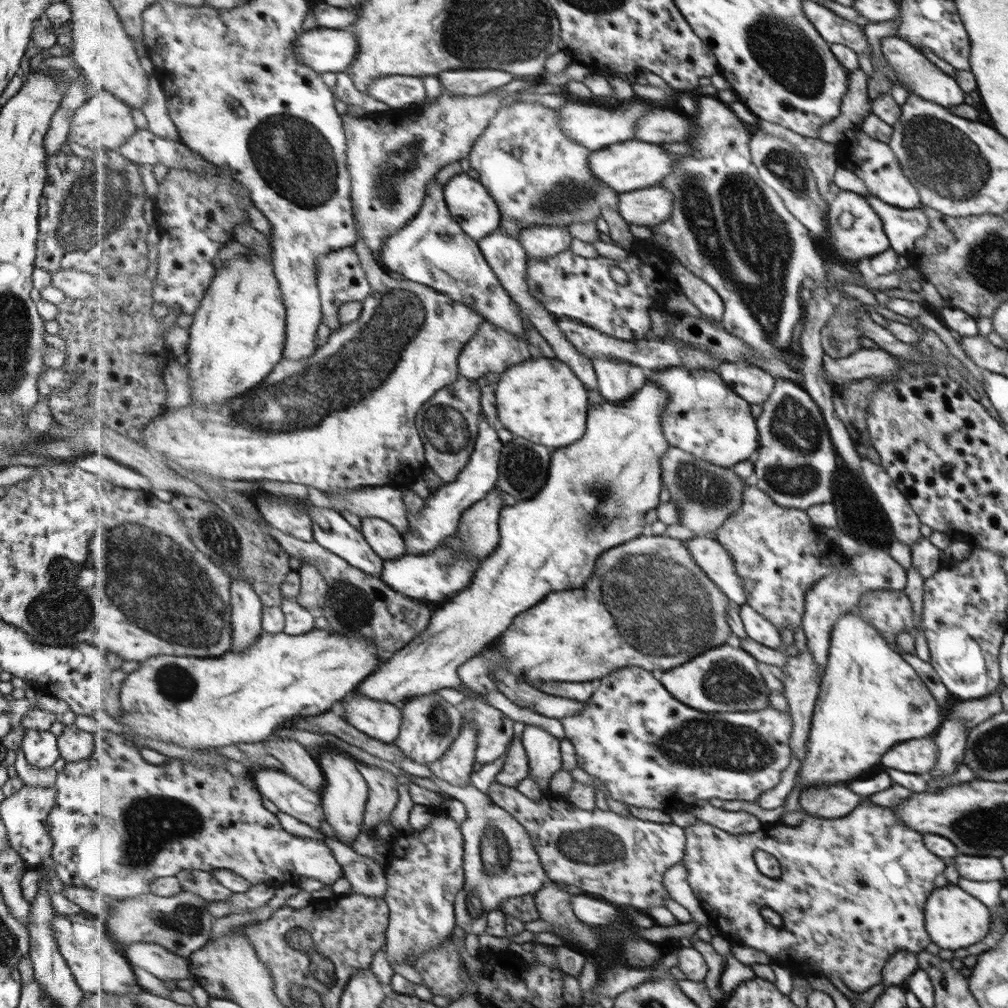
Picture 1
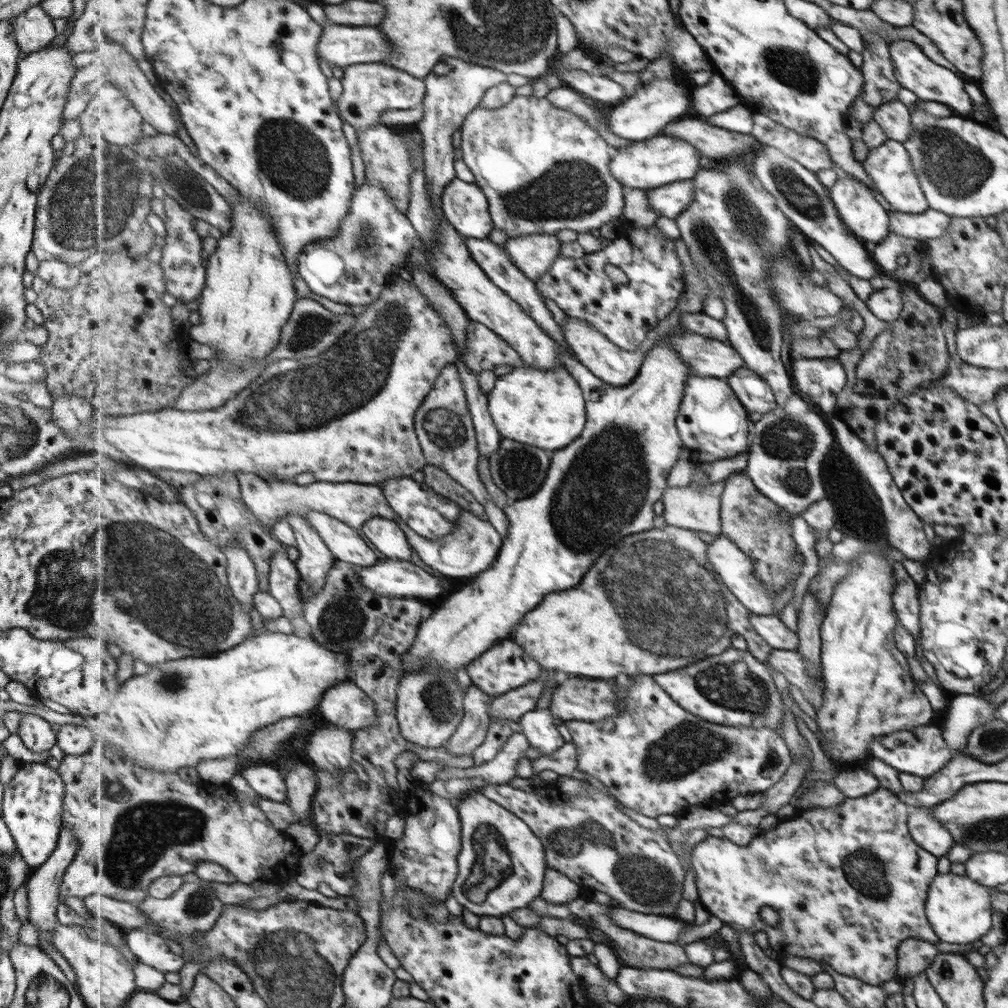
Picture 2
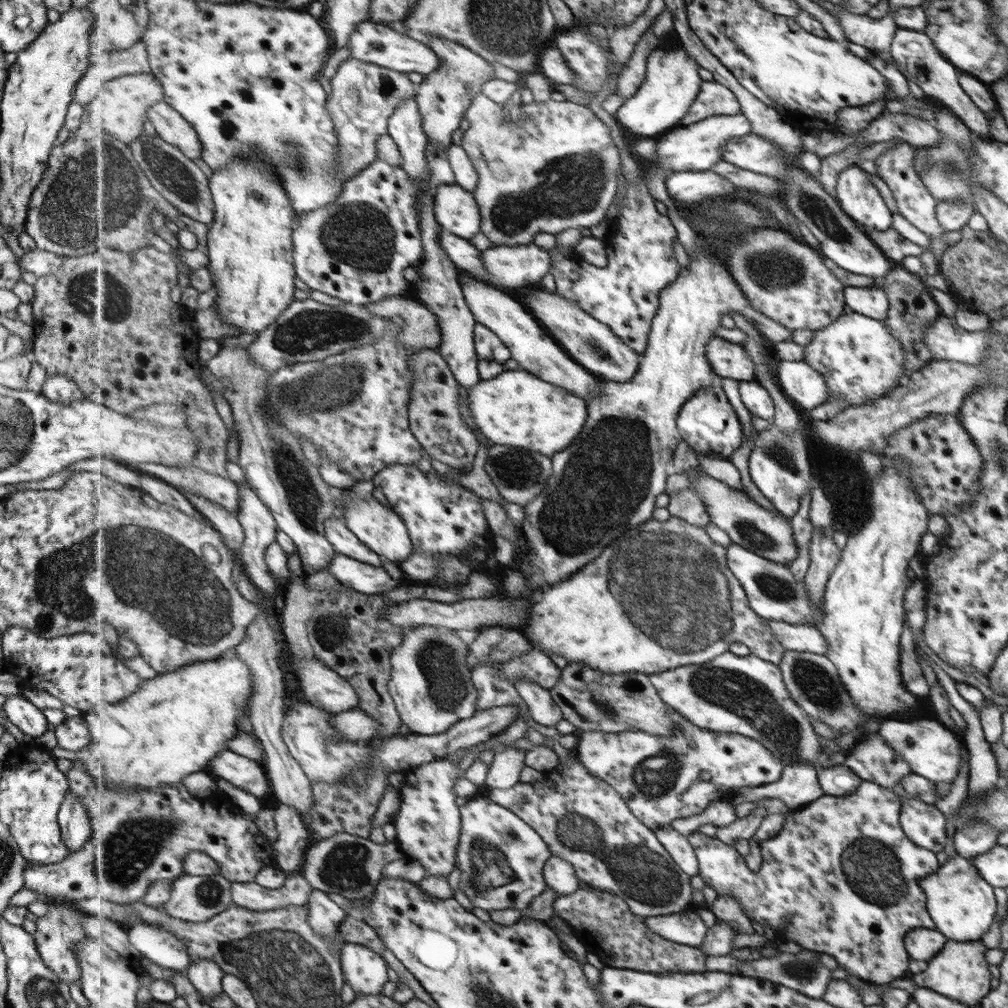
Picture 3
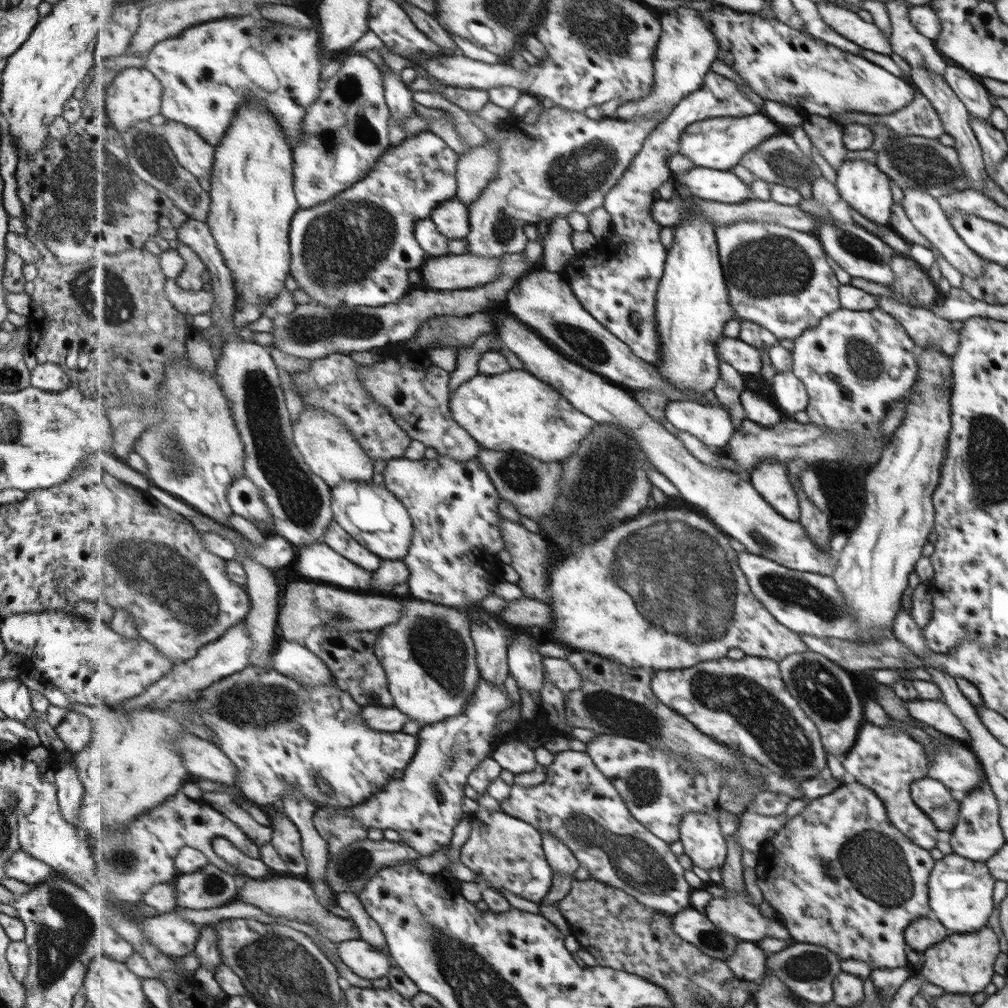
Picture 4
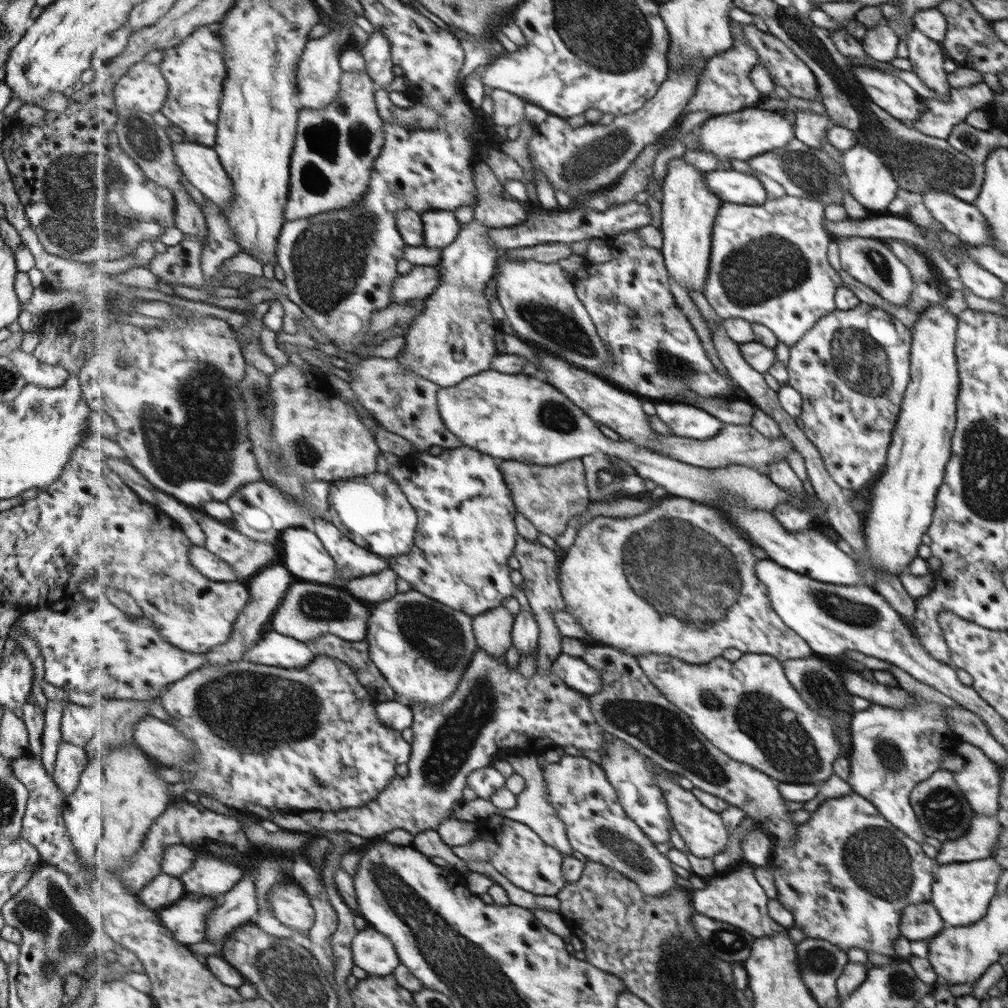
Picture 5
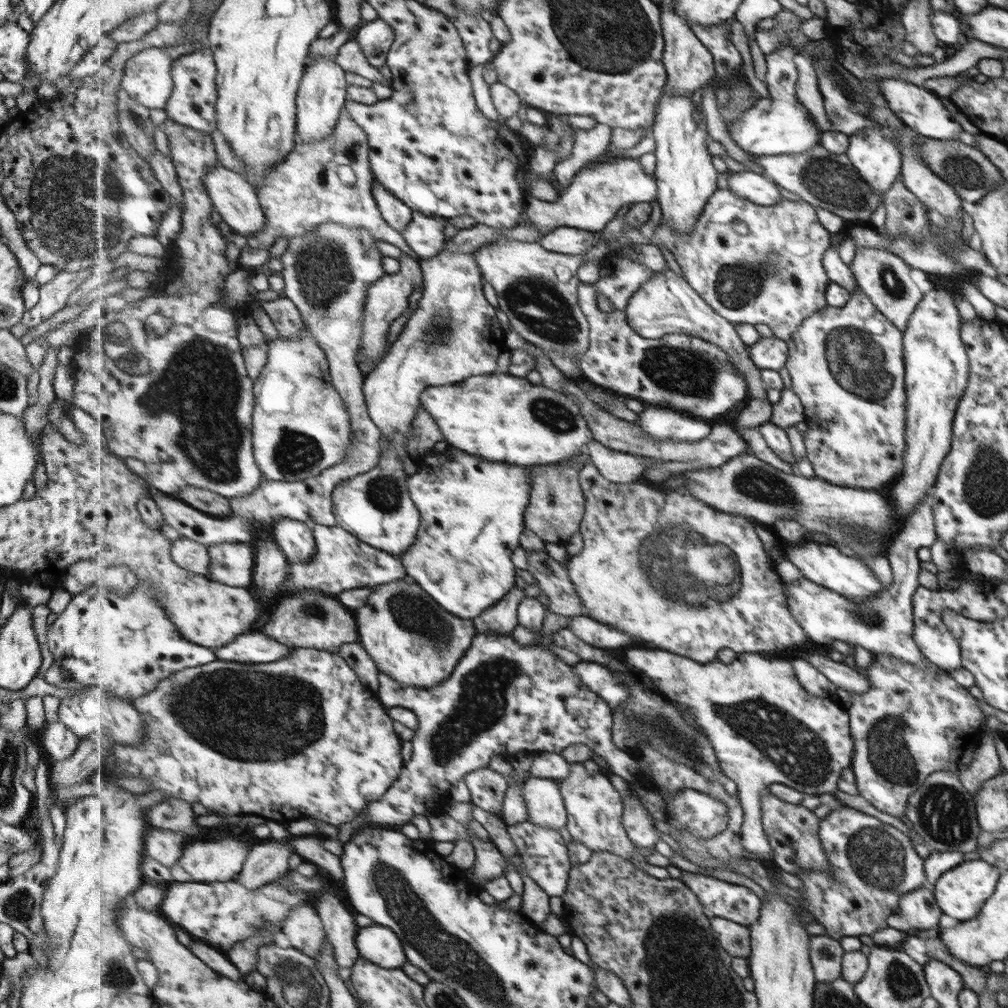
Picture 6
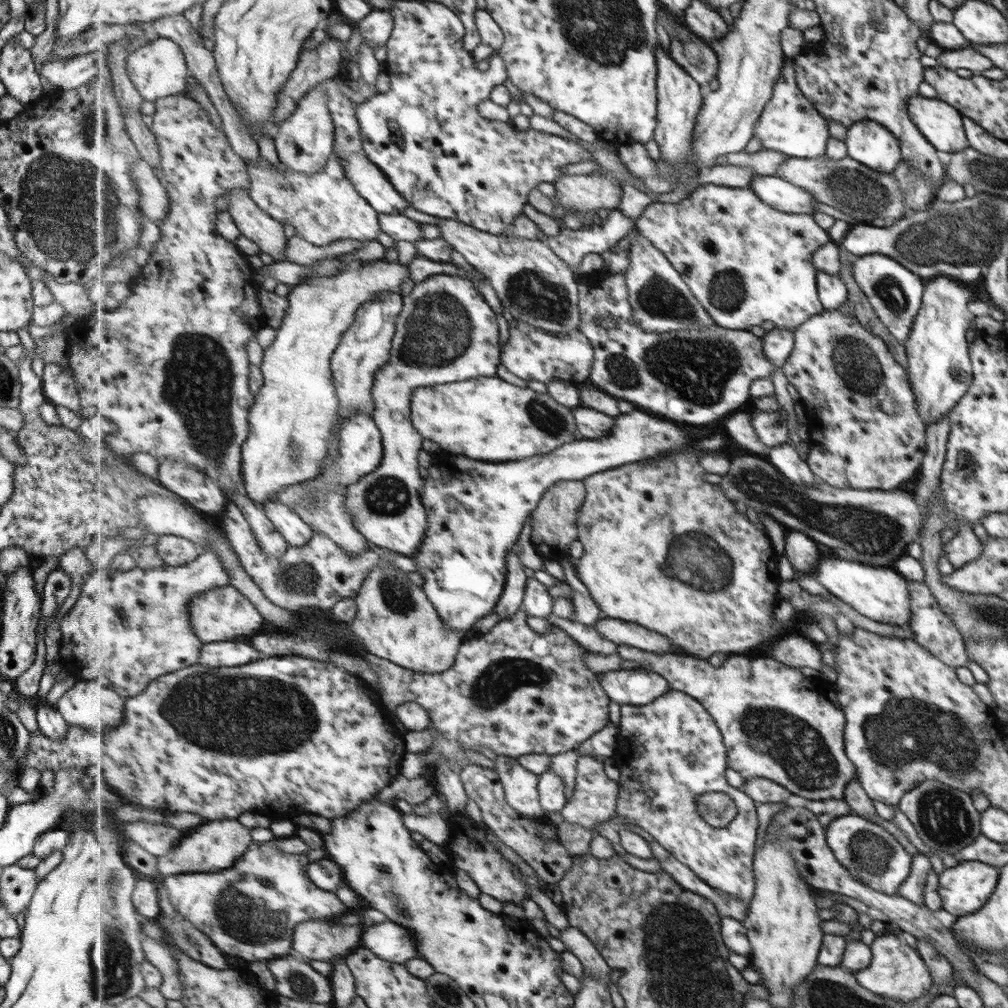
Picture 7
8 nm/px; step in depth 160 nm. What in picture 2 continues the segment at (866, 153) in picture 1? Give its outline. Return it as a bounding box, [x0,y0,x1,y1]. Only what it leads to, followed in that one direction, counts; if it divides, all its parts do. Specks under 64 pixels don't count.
[861,139,929,214]

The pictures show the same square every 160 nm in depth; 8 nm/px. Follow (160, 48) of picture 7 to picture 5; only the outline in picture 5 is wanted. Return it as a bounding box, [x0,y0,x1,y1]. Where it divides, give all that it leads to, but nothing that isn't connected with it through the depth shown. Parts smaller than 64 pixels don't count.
[114,61,170,114]

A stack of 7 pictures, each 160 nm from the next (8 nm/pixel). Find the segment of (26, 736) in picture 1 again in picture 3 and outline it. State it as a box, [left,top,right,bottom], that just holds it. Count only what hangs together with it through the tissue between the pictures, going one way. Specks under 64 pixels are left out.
[1,694,48,740]

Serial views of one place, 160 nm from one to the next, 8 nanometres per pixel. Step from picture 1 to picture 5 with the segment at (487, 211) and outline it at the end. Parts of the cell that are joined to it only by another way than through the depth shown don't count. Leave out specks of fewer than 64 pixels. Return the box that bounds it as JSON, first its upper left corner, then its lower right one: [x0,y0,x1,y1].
[422,211,462,249]

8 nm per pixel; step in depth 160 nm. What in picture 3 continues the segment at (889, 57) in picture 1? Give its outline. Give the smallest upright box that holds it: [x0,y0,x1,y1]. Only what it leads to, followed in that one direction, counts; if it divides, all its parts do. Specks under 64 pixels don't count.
[887,28,993,139]

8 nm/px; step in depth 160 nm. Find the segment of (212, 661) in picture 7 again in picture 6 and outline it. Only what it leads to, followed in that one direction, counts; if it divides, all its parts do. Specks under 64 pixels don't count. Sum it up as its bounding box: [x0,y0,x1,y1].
[215,630,294,664]

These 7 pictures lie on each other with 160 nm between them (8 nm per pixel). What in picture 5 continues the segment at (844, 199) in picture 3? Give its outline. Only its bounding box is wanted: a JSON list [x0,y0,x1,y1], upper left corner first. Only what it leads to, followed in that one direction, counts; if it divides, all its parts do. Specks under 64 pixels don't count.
[840,144,897,212]

